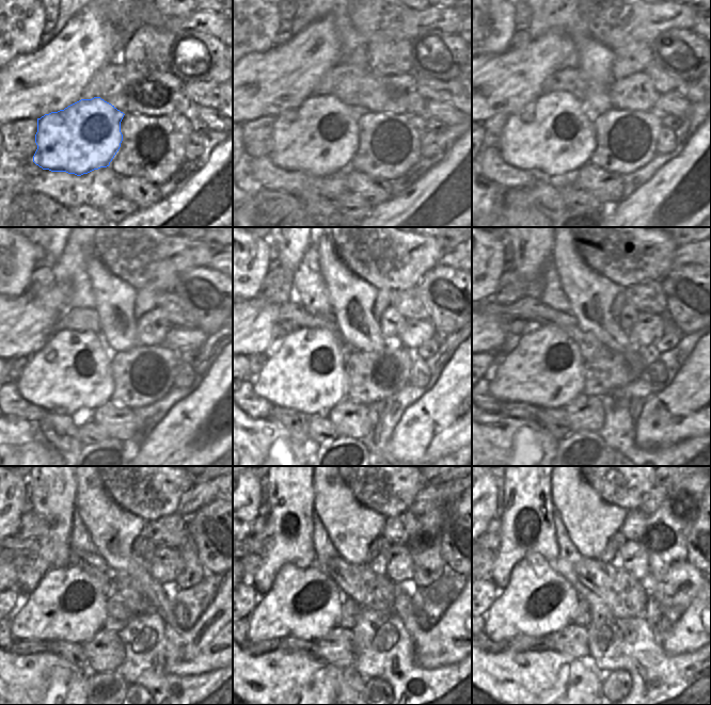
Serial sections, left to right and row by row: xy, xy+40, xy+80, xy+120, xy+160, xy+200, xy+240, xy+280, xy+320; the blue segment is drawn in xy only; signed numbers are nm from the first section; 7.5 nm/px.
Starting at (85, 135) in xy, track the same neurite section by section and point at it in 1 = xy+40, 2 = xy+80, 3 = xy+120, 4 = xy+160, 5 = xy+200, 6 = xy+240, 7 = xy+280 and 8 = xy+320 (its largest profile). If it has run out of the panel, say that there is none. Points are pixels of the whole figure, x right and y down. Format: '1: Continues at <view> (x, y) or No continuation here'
1: Continues at xy+40 (320, 137)
2: Continues at xy+80 (554, 134)
3: Continues at xy+120 (72, 371)
4: Continues at xy+160 (307, 373)
5: Continues at xy+200 (546, 370)
6: Continues at xy+240 (68, 605)
7: Continues at xy+280 (303, 603)
8: Continues at xy+320 (537, 602).

